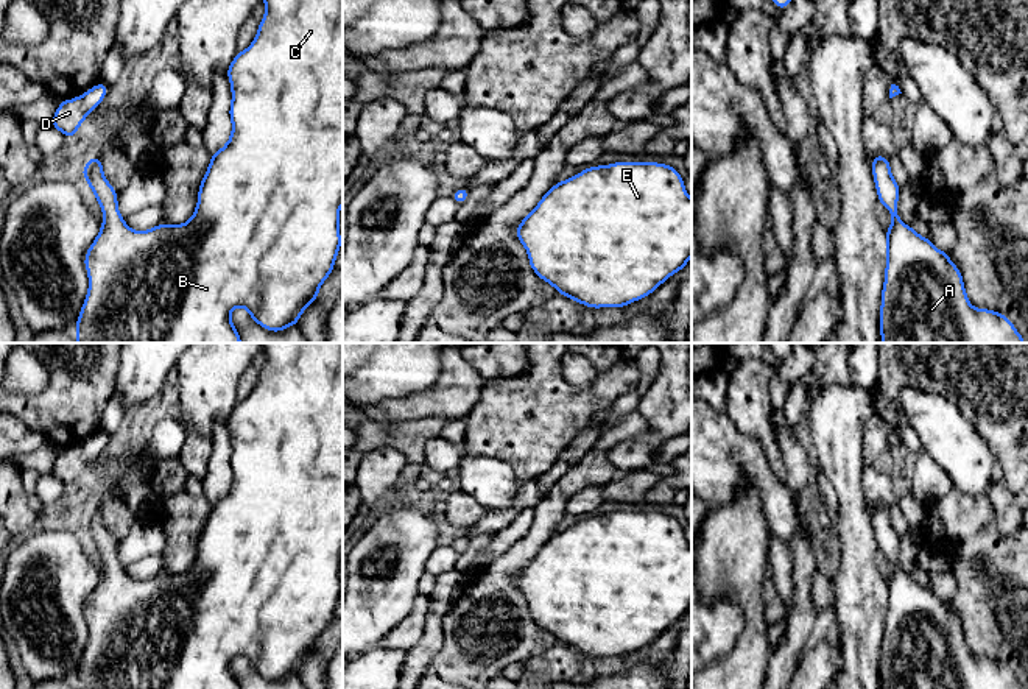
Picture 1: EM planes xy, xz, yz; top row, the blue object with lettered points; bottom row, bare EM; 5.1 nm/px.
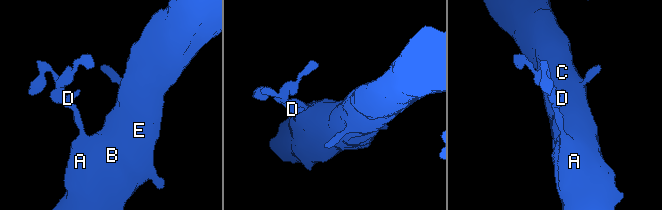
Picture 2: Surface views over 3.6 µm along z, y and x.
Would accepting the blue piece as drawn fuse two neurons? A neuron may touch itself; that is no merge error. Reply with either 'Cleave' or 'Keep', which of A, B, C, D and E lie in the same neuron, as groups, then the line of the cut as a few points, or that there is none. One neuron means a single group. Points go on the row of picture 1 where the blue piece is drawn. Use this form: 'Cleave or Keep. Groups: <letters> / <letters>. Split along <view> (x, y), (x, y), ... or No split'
Keep. Groups: A B C D E. No split

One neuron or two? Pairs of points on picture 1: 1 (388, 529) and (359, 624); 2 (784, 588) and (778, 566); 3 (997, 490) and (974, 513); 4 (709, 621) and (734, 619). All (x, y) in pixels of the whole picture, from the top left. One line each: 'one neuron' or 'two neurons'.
1: one neuron
2: one neuron
3: two neurons
4: one neuron

